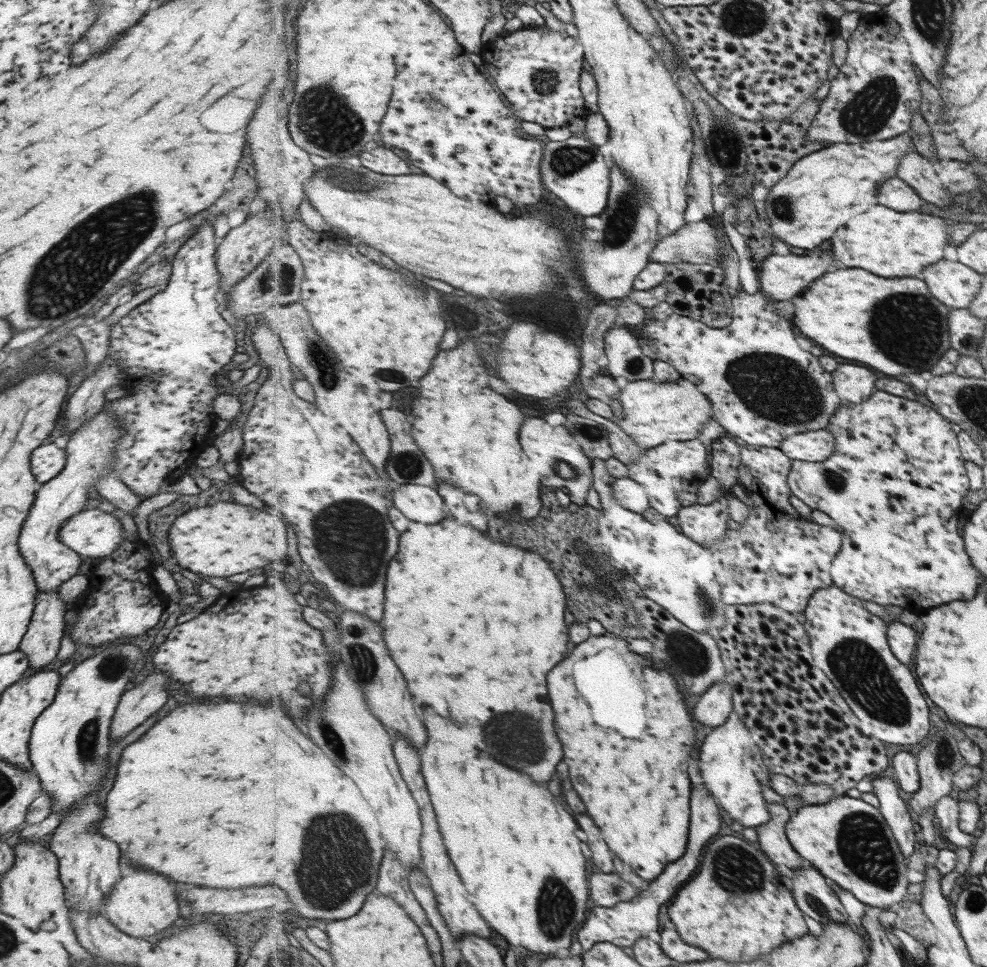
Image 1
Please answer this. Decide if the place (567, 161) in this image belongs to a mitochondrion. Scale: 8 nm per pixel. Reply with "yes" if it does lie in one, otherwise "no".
yes

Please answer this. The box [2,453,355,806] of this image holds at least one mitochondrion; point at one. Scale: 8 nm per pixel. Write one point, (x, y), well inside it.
(88, 736)

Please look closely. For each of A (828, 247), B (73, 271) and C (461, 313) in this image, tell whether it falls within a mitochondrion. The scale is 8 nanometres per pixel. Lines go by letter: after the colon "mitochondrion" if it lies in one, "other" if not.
A: other
B: mitochondrion
C: other

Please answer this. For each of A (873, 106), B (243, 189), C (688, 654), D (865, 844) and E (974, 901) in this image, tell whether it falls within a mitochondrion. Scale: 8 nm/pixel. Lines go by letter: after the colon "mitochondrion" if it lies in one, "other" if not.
A: mitochondrion
B: other
C: mitochondrion
D: mitochondrion
E: mitochondrion

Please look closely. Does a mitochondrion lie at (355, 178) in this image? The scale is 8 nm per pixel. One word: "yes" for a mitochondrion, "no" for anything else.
yes

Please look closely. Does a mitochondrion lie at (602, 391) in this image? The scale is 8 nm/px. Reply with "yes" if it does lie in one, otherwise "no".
no

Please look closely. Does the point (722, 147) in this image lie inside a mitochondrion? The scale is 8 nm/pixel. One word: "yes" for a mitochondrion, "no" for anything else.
yes

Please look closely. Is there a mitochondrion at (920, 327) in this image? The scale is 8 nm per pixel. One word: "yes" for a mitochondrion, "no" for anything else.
yes

